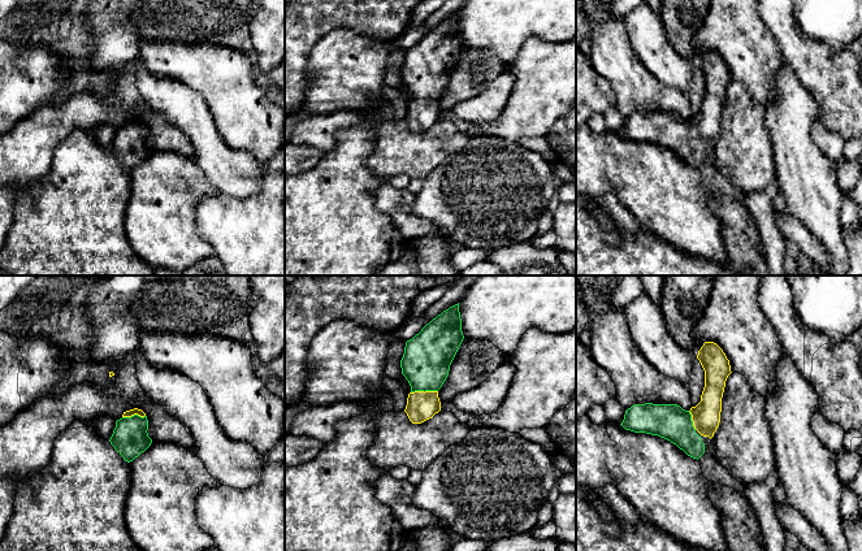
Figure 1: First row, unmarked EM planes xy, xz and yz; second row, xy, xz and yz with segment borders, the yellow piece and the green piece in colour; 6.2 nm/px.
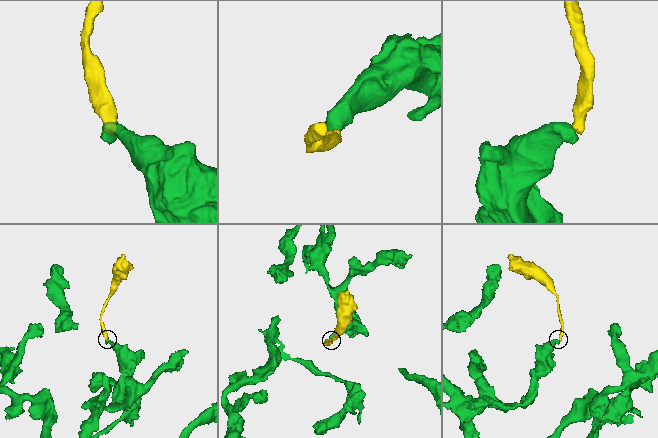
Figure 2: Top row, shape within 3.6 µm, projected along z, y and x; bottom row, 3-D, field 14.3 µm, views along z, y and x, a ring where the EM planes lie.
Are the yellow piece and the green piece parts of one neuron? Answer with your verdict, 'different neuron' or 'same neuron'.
same neuron

